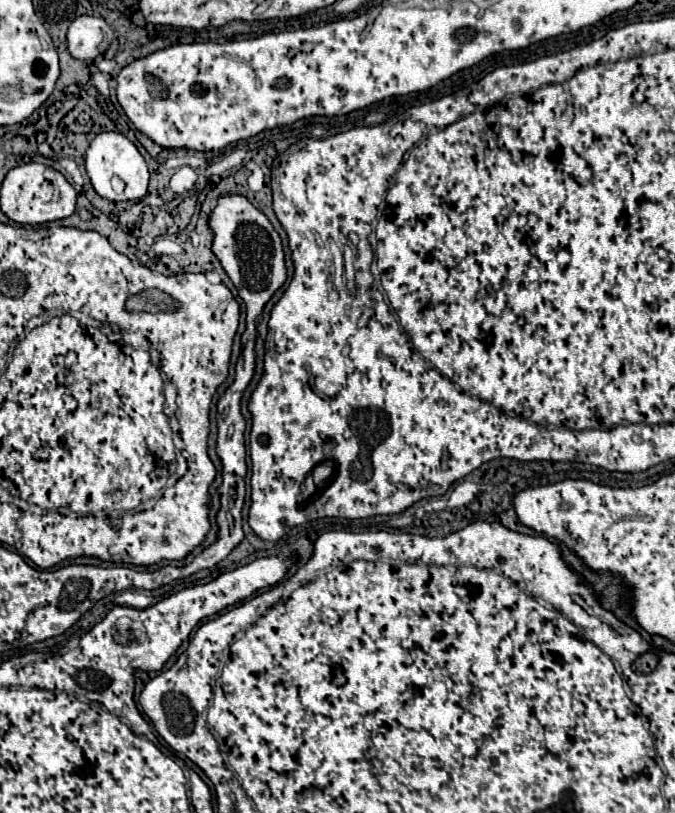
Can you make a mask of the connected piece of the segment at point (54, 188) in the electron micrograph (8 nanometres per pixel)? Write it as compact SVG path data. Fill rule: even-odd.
M37 162L11 168L1 186L1 210L5 216L19 224L37 226L53 220L63 220L75 212L75 200L77 192L65 180L65 176L51 166L43 166Z

